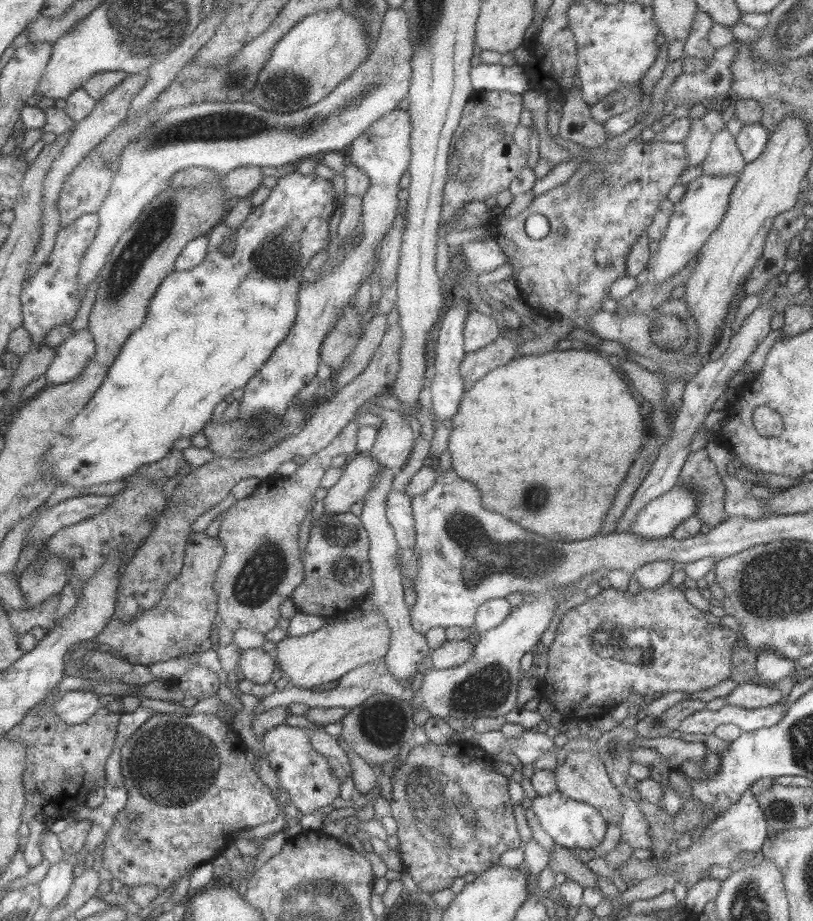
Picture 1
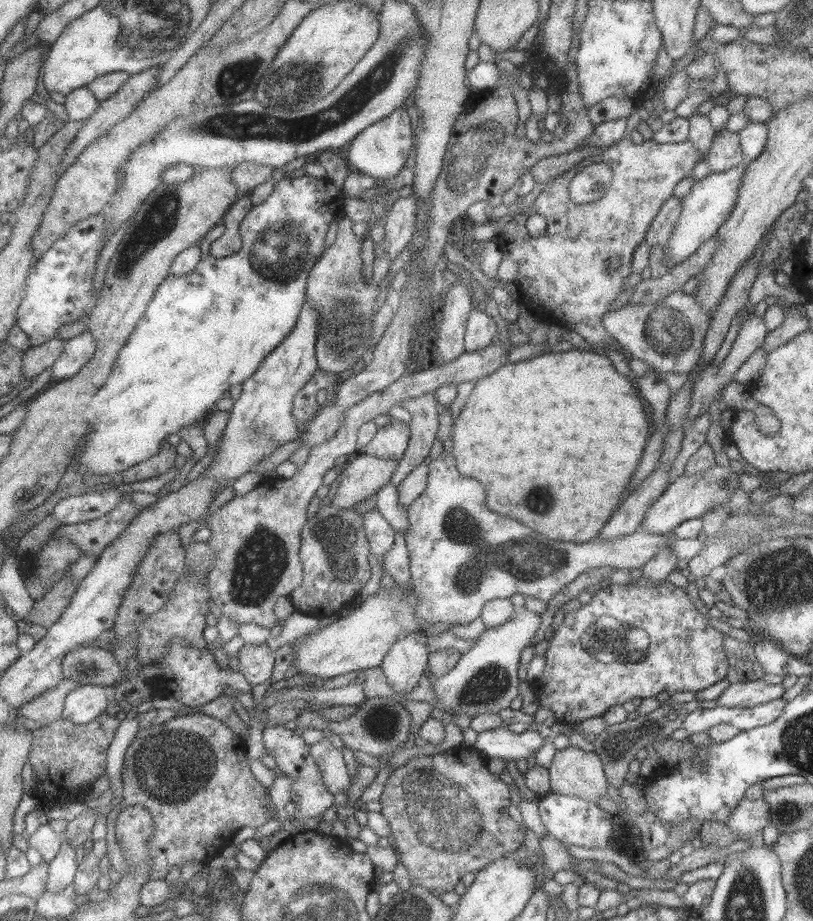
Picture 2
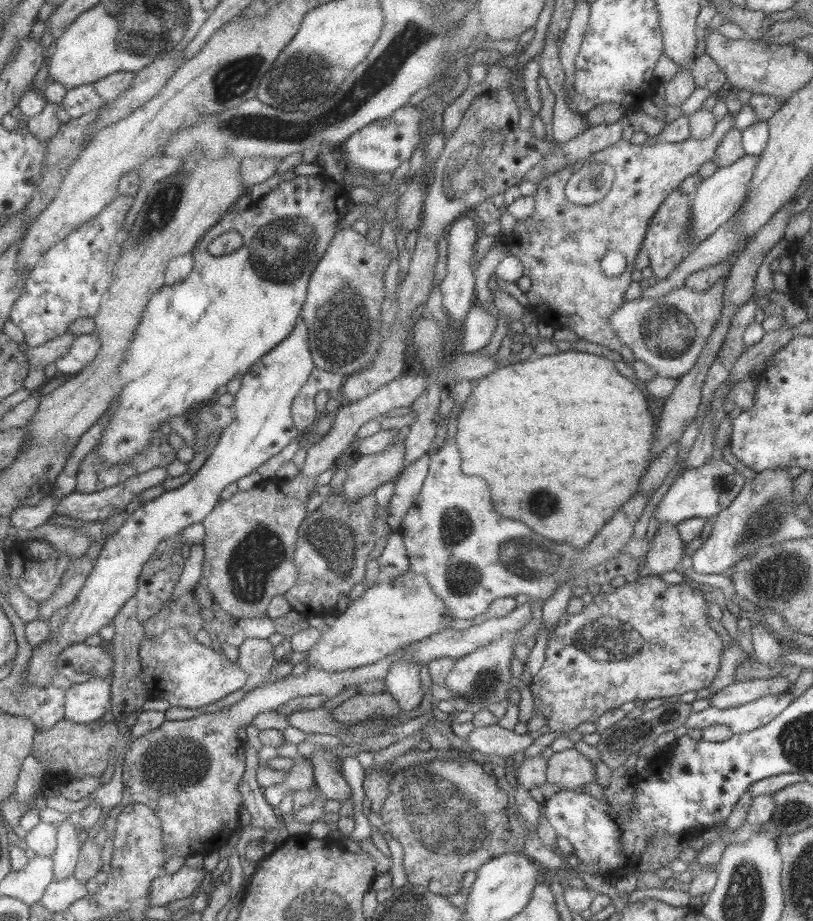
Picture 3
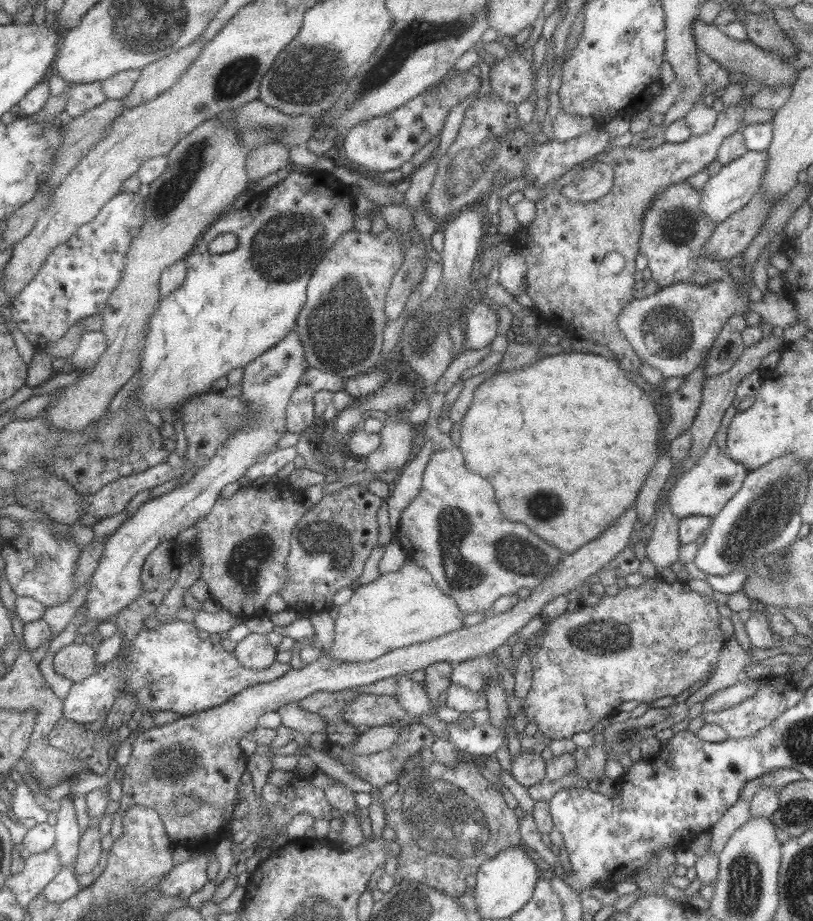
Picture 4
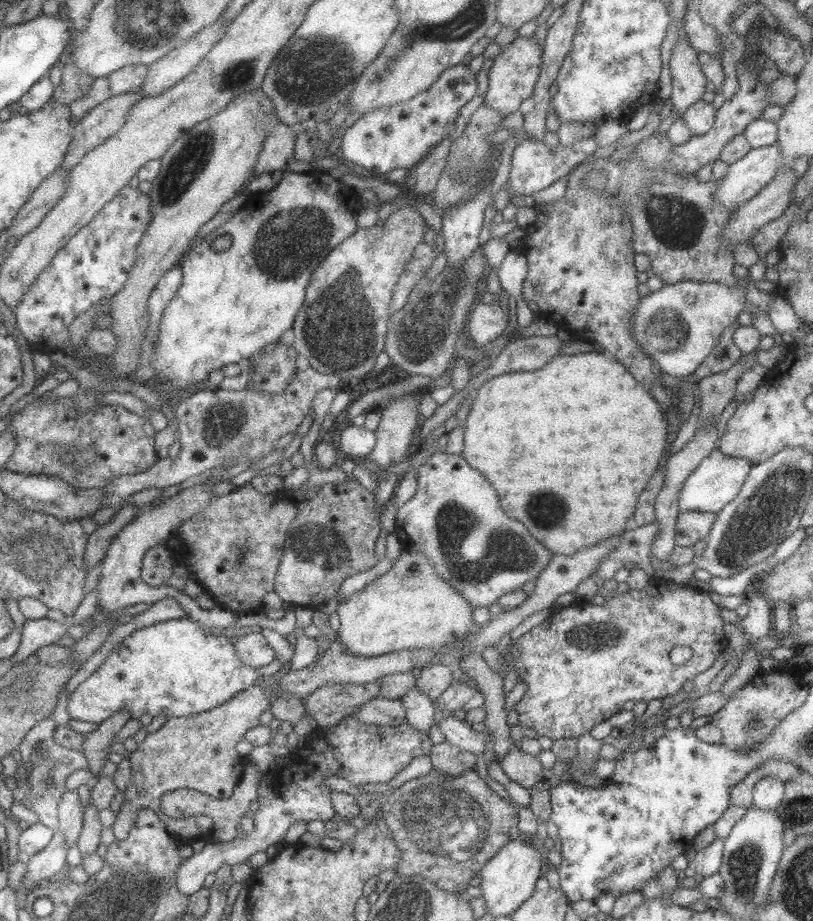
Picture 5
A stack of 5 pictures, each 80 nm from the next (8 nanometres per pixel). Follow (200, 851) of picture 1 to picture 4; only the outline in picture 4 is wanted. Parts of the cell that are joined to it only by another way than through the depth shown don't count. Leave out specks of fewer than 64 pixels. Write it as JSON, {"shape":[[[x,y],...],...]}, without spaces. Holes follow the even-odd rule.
{"shape":[[[629,508],[616,523],[613,523],[607,531],[601,533],[595,540],[587,542],[584,546],[577,548],[571,554],[564,553],[560,561],[545,575],[545,578],[538,582],[535,589],[531,590],[529,595],[523,599],[518,599],[517,604],[514,604],[508,611],[495,613],[492,617],[485,617],[480,623],[469,625],[468,627],[461,627],[453,630],[429,642],[419,642],[404,646],[403,648],[393,649],[379,658],[367,662],[350,662],[342,663],[337,659],[332,659],[325,651],[310,663],[307,663],[303,668],[290,668],[281,678],[269,681],[266,683],[257,683],[251,687],[244,688],[241,692],[234,694],[228,698],[223,704],[218,707],[213,707],[204,711],[197,711],[182,715],[171,723],[157,725],[145,729],[135,735],[132,742],[132,749],[129,760],[123,765],[123,779],[121,782],[122,795],[119,798],[119,807],[115,814],[111,817],[110,836],[117,839],[121,836],[123,826],[123,817],[135,804],[141,804],[150,807],[157,811],[161,822],[163,823],[166,835],[173,846],[191,848],[192,850],[202,851],[207,848],[211,850],[215,846],[216,841],[227,838],[227,830],[222,827],[222,810],[224,806],[232,801],[236,796],[237,784],[241,774],[245,772],[246,757],[239,749],[239,740],[242,736],[247,736],[248,732],[257,727],[257,720],[264,712],[277,711],[288,702],[298,701],[311,693],[325,691],[342,691],[343,689],[355,689],[358,686],[367,686],[372,682],[383,680],[385,678],[397,677],[401,673],[412,673],[416,670],[425,669],[430,664],[435,662],[449,662],[457,664],[463,660],[469,660],[482,654],[488,654],[505,643],[511,634],[515,634],[527,626],[529,620],[533,616],[540,614],[542,606],[546,602],[557,598],[557,595],[567,594],[571,590],[579,587],[584,581],[587,581],[591,574],[595,574],[599,568],[605,566],[610,560],[613,560],[625,547],[628,546],[631,531],[635,527],[636,512],[633,508]],[[196,794],[200,798],[200,807],[191,814],[182,814],[179,816],[172,812],[172,804],[177,797],[183,795]]]}

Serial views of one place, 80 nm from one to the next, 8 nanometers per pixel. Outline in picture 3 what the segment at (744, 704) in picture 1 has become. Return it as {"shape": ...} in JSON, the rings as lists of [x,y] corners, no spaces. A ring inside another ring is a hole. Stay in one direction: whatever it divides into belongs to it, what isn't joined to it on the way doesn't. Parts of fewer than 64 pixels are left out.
{"shape":[[[783,676],[734,682],[708,695],[708,706],[719,710],[737,707],[765,695],[787,693],[789,685]]]}

